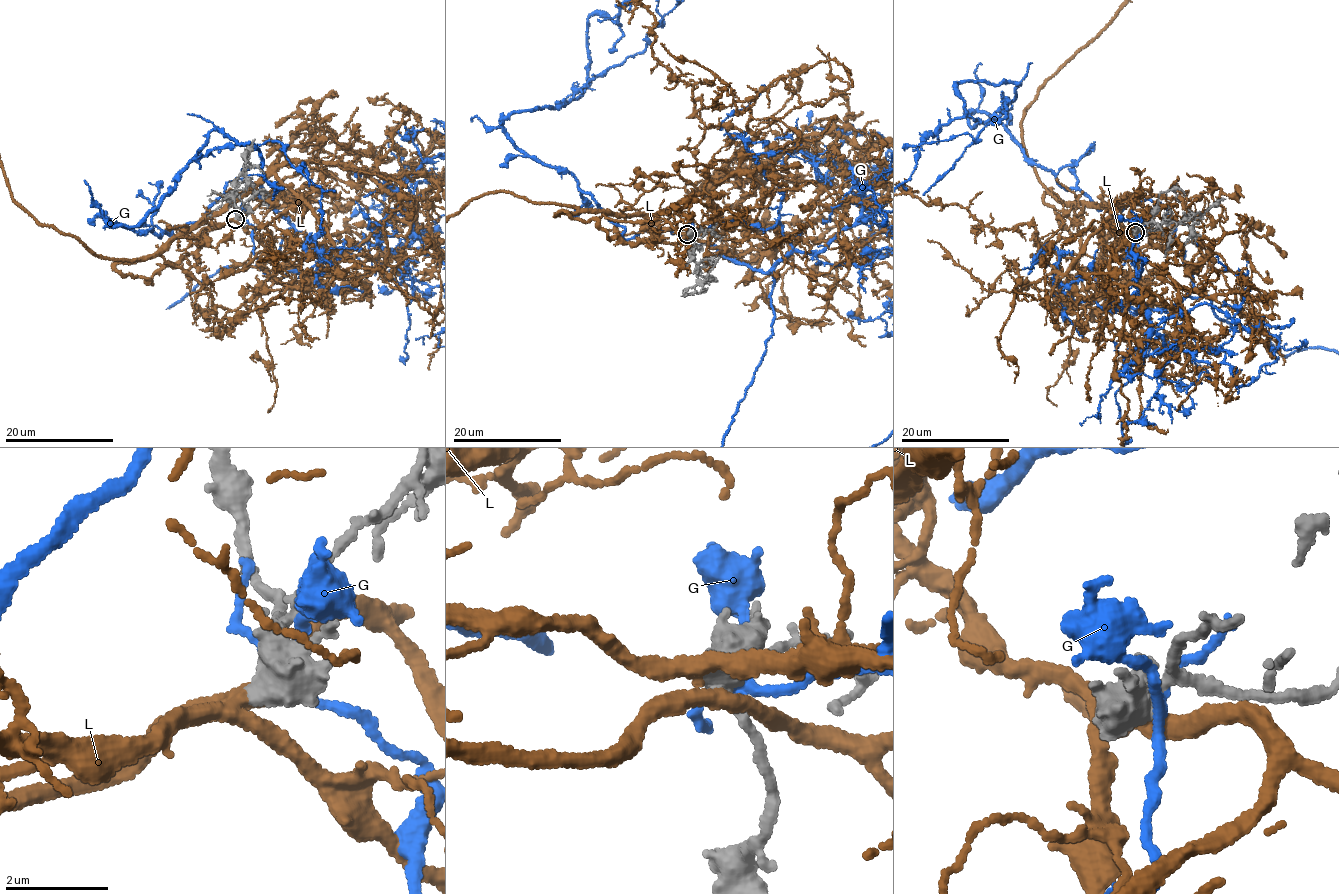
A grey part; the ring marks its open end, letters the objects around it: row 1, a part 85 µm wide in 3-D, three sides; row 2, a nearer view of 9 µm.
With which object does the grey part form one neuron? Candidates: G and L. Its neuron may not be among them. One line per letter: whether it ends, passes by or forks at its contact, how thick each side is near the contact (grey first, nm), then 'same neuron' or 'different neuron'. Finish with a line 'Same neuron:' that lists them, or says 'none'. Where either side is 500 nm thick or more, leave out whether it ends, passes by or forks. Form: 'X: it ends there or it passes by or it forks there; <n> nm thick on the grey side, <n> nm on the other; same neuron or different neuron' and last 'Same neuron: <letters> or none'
G: it forks there; 440 nm thick on the grey side, 140 nm on the other; different neuron
L: it forks there; 400 nm thick on the grey side, 280 nm on the other; same neuron
Same neuron: L

